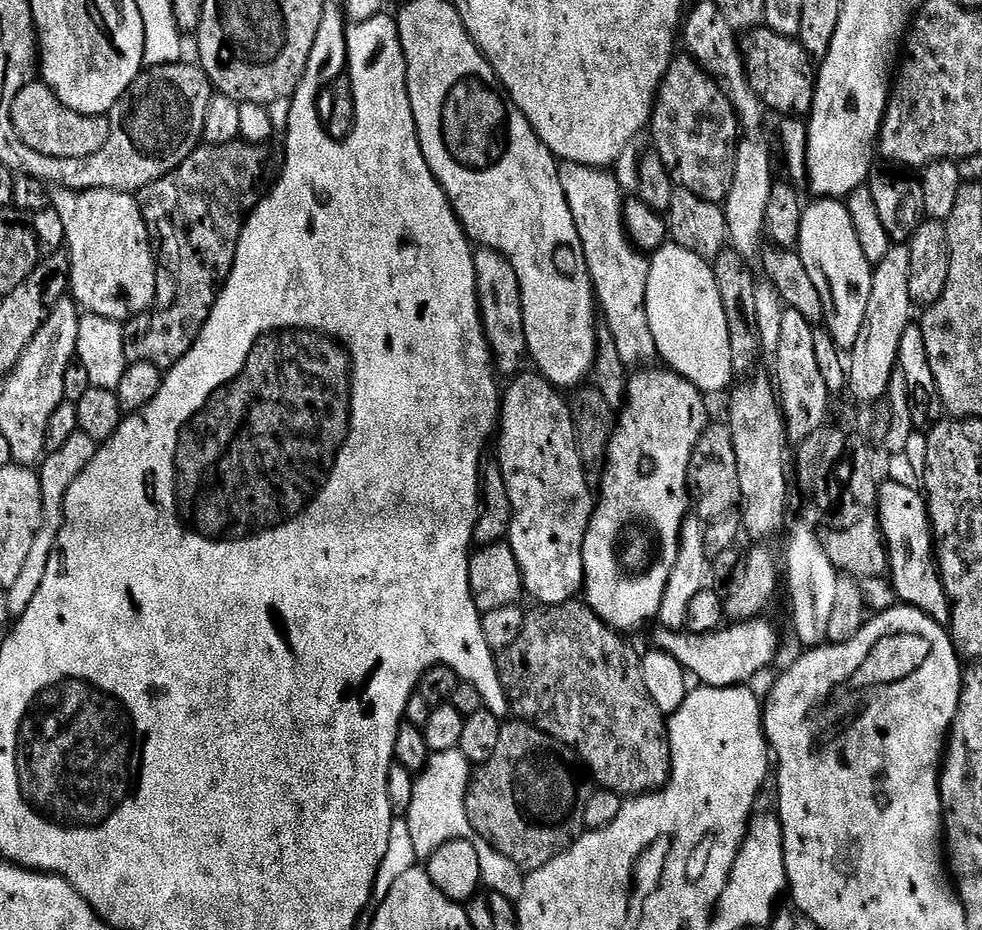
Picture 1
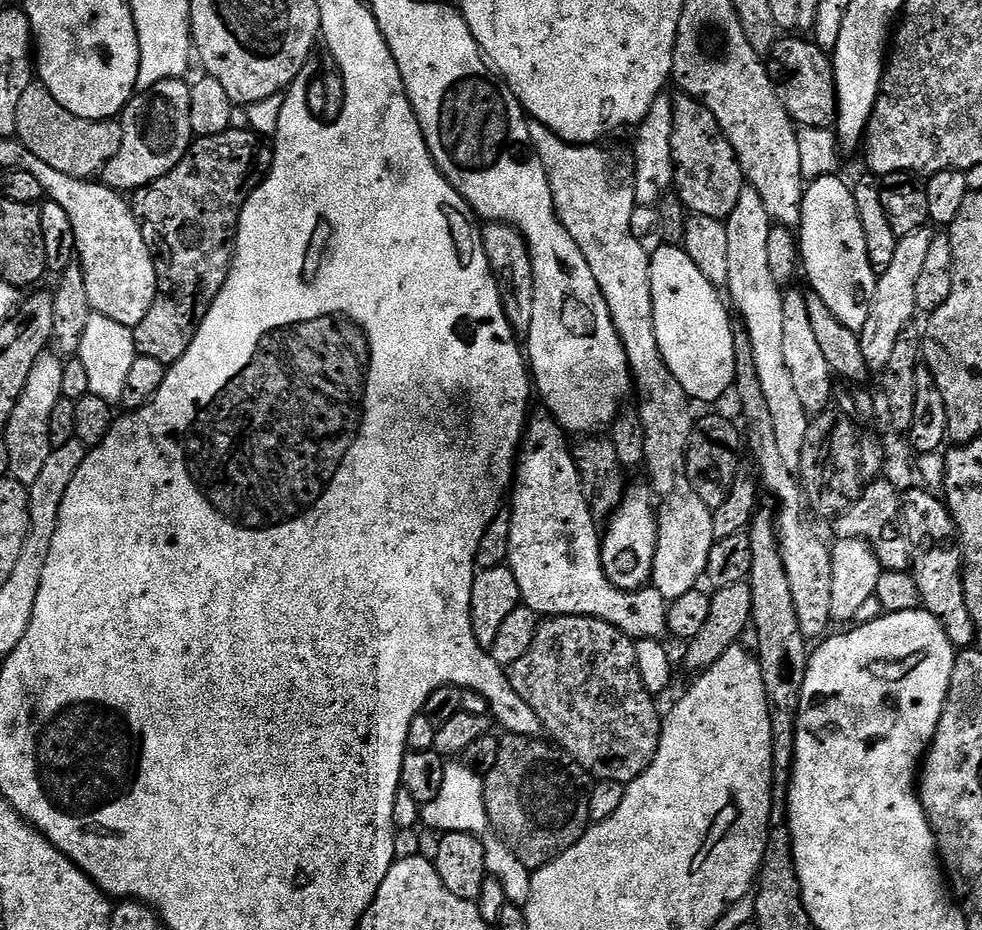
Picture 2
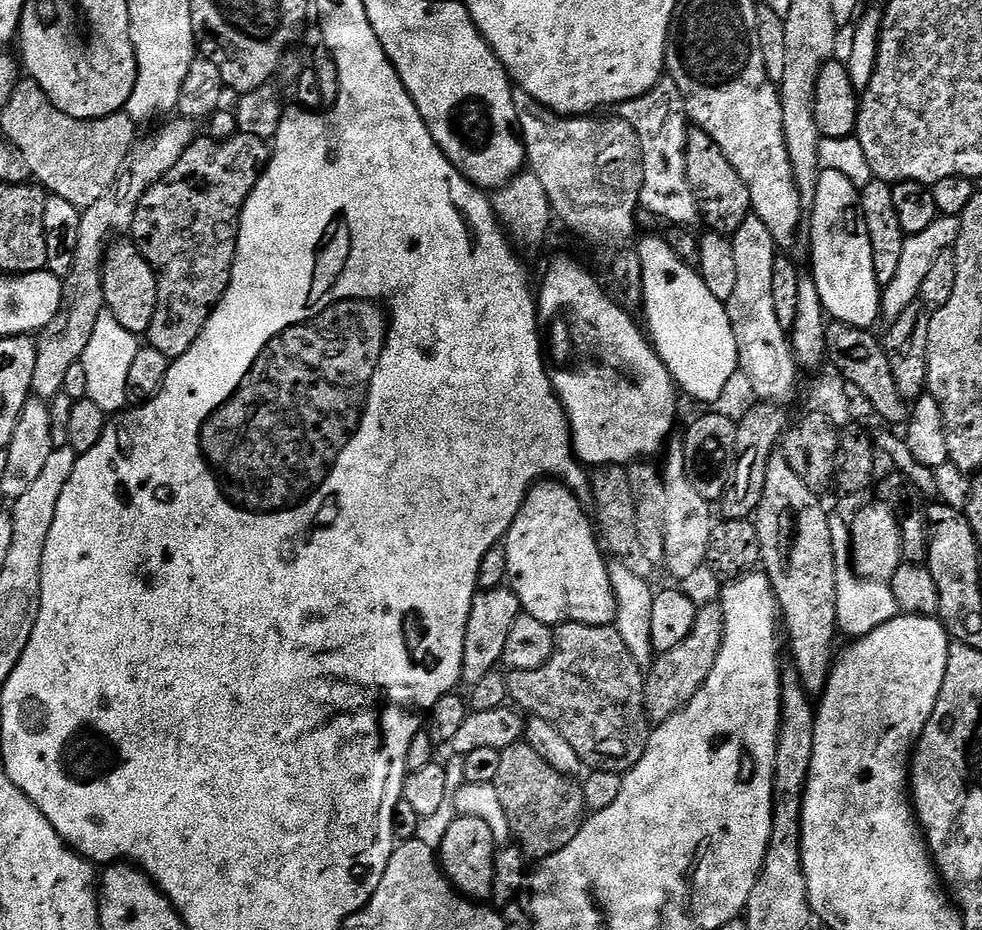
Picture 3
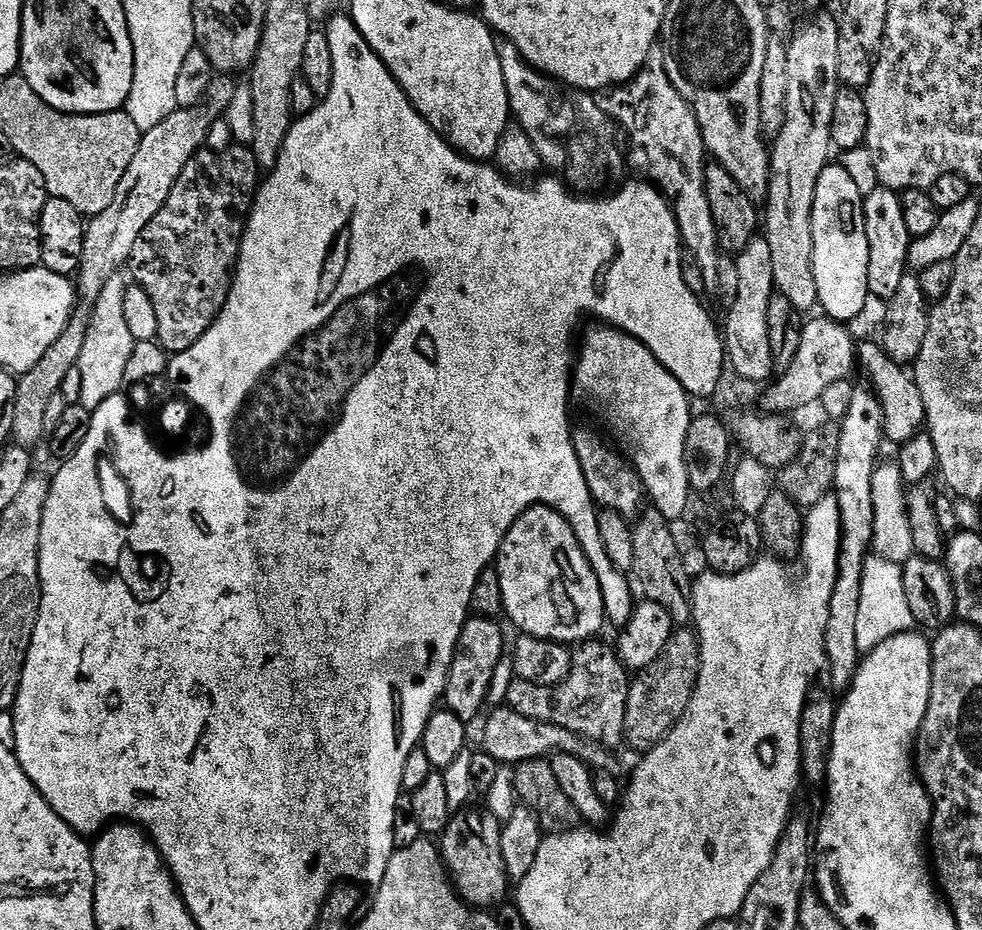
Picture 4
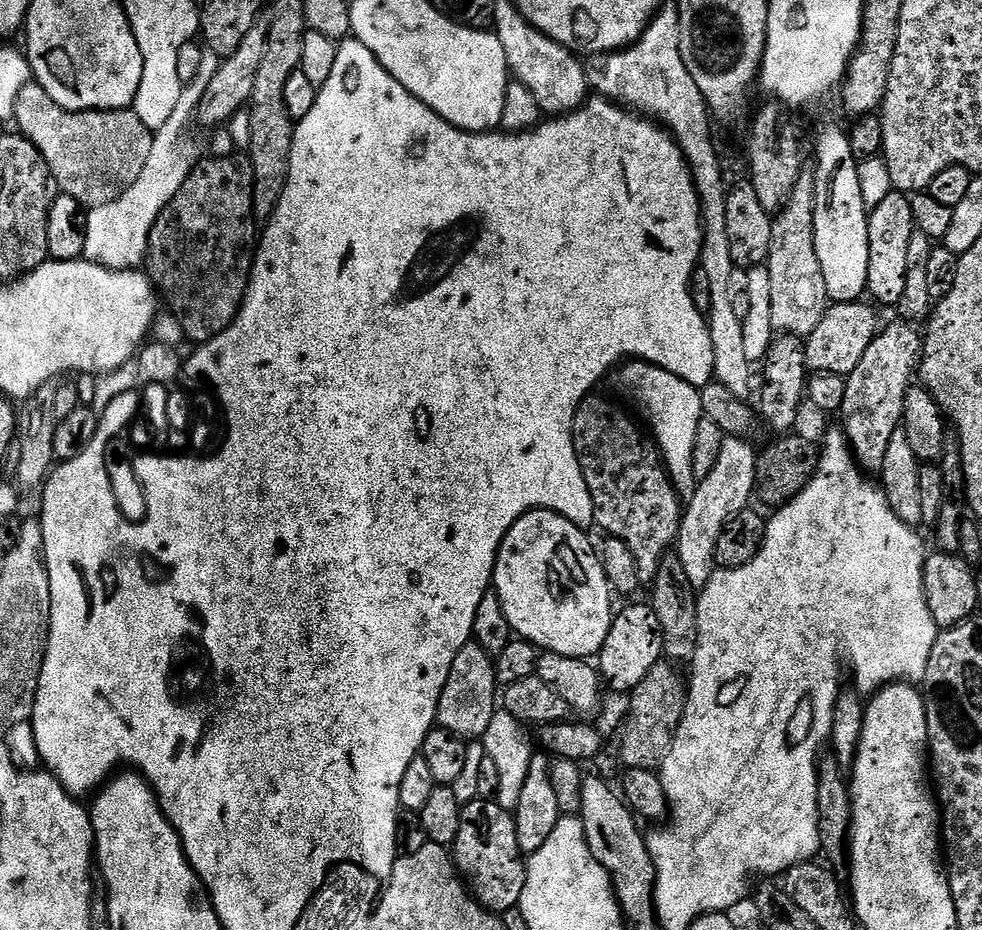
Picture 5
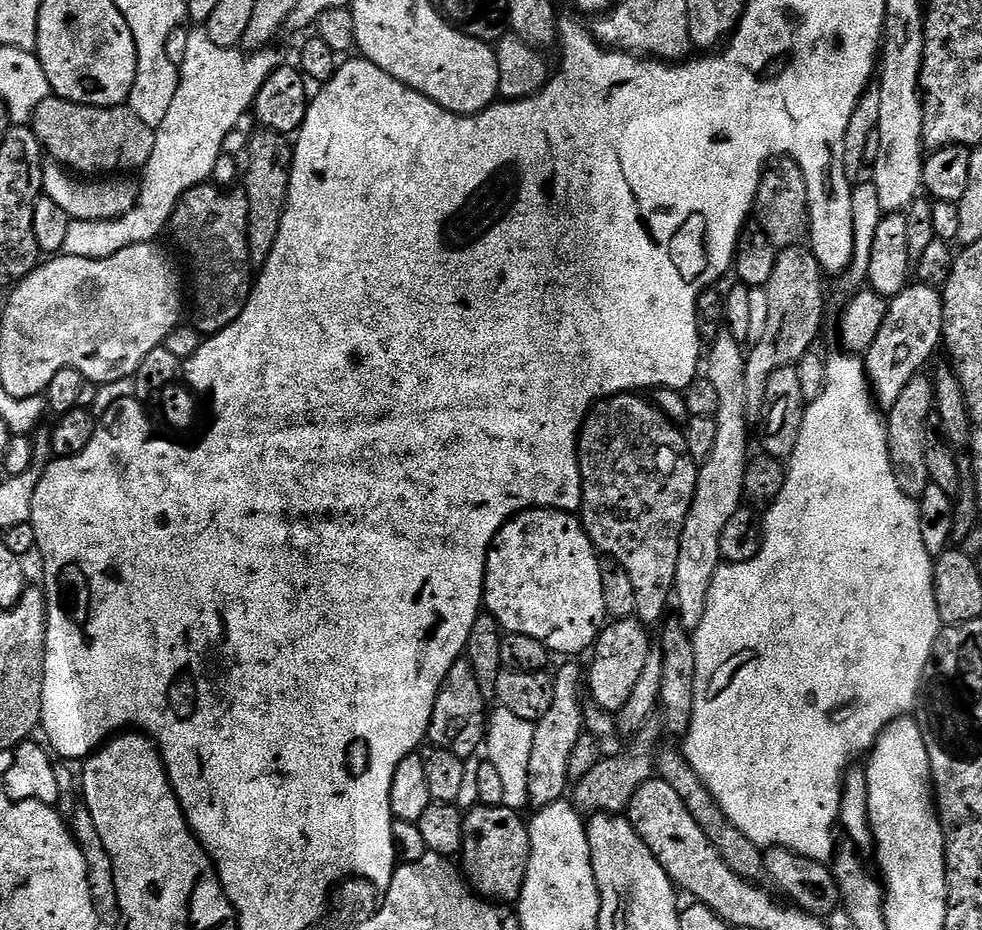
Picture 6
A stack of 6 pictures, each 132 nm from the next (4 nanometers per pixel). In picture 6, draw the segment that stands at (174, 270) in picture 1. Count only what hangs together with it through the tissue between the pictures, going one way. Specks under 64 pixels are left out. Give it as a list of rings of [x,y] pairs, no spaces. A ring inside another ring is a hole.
[[[209,182],[191,188],[176,203],[171,232],[177,246],[188,255],[196,279],[194,326],[205,337],[215,336],[242,314],[254,283],[254,265],[248,249],[248,199],[243,187],[225,190]]]

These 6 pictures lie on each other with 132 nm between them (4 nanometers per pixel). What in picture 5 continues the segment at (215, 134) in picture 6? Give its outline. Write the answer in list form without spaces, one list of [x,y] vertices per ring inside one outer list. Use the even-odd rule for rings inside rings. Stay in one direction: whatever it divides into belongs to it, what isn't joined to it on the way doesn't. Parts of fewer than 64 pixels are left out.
[[[205,51],[198,74],[184,86],[182,98],[178,98],[178,106],[174,106],[174,114],[170,114],[166,126],[155,129],[150,158],[146,158],[142,174],[138,174],[133,184],[121,196],[114,198],[114,202],[106,202],[106,206],[98,206],[88,212],[83,259],[92,264],[101,264],[104,268],[113,268],[116,272],[136,270],[145,263],[150,230],[158,214],[171,202],[174,194],[178,194],[201,159],[200,148],[192,137],[196,107],[202,94],[206,94],[206,86],[210,86],[210,78],[214,78],[220,69],[220,62],[221,57]]]

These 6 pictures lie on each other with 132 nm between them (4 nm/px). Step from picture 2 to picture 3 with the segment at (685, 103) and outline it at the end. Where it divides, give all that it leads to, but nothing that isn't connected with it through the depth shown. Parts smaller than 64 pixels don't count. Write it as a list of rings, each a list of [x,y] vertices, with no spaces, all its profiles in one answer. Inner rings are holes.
[[[693,127],[686,138],[686,178],[690,178],[690,190],[694,194],[694,202],[698,202],[700,220],[705,224],[703,227],[731,238],[751,213],[750,190],[746,190],[746,182],[738,178],[738,170],[726,162],[726,154],[722,154],[718,142],[697,127]]]

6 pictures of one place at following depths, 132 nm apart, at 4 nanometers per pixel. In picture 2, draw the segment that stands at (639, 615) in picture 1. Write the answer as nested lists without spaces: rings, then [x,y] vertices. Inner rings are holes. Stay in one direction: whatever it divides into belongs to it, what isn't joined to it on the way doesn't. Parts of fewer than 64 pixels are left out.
[[[647,491],[625,495],[619,510],[607,521],[600,546],[600,557],[604,563],[604,577],[610,578],[611,584],[623,592],[634,592],[643,589],[652,579],[654,554],[658,534],[656,533],[657,509],[648,501]]]

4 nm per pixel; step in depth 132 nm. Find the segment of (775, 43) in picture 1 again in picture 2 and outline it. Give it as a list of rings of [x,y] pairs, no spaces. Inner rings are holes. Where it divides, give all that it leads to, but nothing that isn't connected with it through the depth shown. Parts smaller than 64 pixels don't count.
[[[781,37],[768,56],[769,75],[777,84],[779,100],[783,108],[790,114],[797,127],[803,128],[829,128],[835,125],[836,120],[836,75],[829,53],[822,51],[809,39]]]

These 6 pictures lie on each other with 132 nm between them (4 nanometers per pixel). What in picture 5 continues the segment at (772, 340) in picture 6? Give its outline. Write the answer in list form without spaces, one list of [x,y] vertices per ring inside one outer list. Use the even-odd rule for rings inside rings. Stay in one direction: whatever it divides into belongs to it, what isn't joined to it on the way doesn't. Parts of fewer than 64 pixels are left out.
[[[802,174],[794,182],[794,190],[783,208],[775,213],[770,234],[770,254],[766,265],[770,274],[770,314],[772,327],[785,336],[806,338],[822,322],[830,307],[826,278],[822,278],[822,266],[818,262],[818,250],[814,246],[814,206],[816,205],[816,181],[811,175]]]

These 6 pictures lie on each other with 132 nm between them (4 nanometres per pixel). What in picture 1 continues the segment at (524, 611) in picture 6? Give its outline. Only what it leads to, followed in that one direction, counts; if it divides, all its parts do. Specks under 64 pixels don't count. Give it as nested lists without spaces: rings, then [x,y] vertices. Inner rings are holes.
[[[517,375],[503,393],[498,439],[495,441],[494,459],[502,470],[512,507],[506,542],[514,550],[514,558],[524,579],[525,593],[529,597],[532,595],[540,606],[564,604],[567,600],[577,599],[584,586],[584,539],[594,507],[594,488],[588,485],[590,477],[580,459],[569,401],[560,397],[563,396],[561,389],[553,386],[546,377],[524,375]],[[768,618],[747,622],[732,622],[719,632],[694,634],[687,630],[657,627],[652,640],[661,652],[669,652],[693,681],[705,688],[734,688],[747,685],[776,656],[780,648],[780,636]]]

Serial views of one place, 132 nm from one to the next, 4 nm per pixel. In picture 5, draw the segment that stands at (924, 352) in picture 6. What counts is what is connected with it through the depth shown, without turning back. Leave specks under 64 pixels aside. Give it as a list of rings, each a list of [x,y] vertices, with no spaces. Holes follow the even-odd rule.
[[[899,322],[889,328],[881,327],[876,337],[866,346],[866,354],[858,361],[858,366],[845,379],[845,398],[838,411],[839,427],[848,439],[848,447],[852,449],[856,463],[865,473],[879,474],[882,462],[886,459],[886,446],[890,446],[890,438],[901,427],[904,419],[904,399],[908,389],[913,387],[914,373],[917,371],[922,355],[922,332],[915,323]]]

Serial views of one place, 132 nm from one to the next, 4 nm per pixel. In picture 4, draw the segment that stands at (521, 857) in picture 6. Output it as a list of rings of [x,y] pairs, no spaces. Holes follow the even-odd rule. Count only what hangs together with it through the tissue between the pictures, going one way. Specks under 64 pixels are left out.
[[[487,807],[459,809],[438,840],[444,866],[461,900],[477,910],[499,909],[510,896],[506,862],[502,862],[501,827],[502,822]]]

